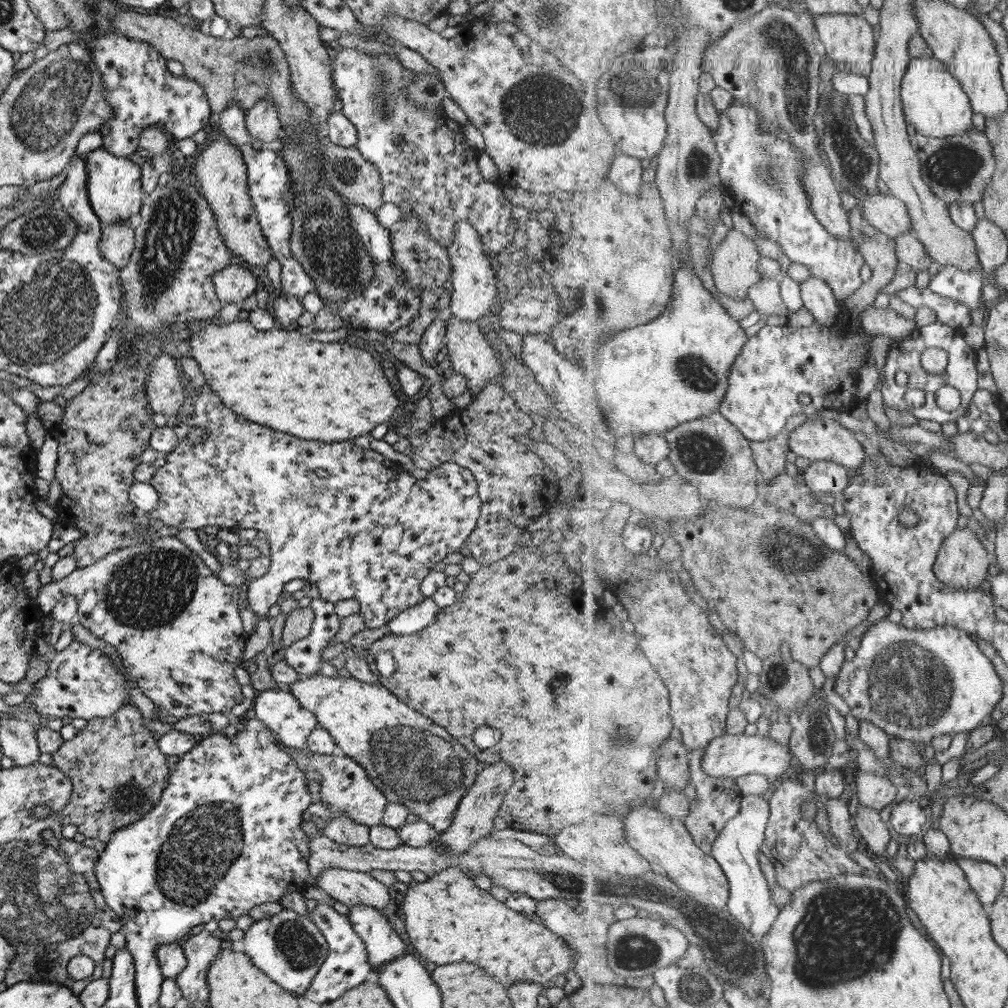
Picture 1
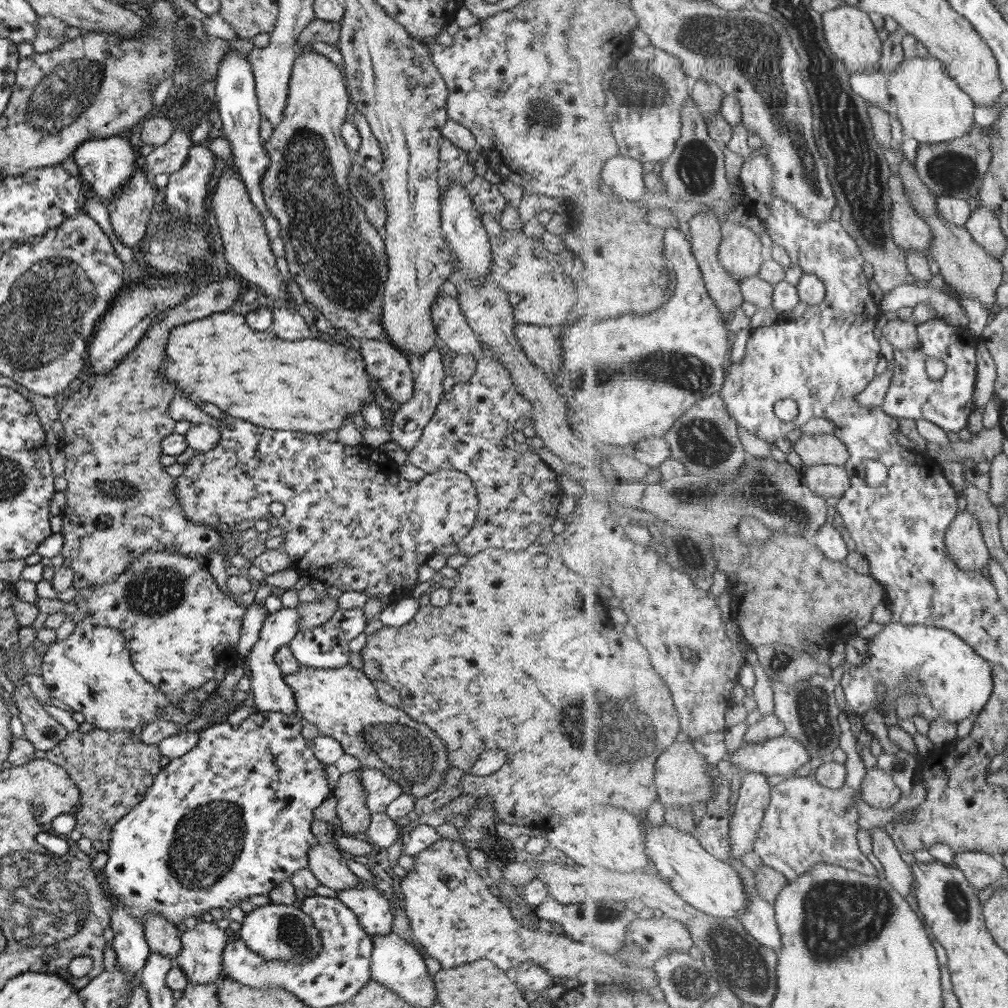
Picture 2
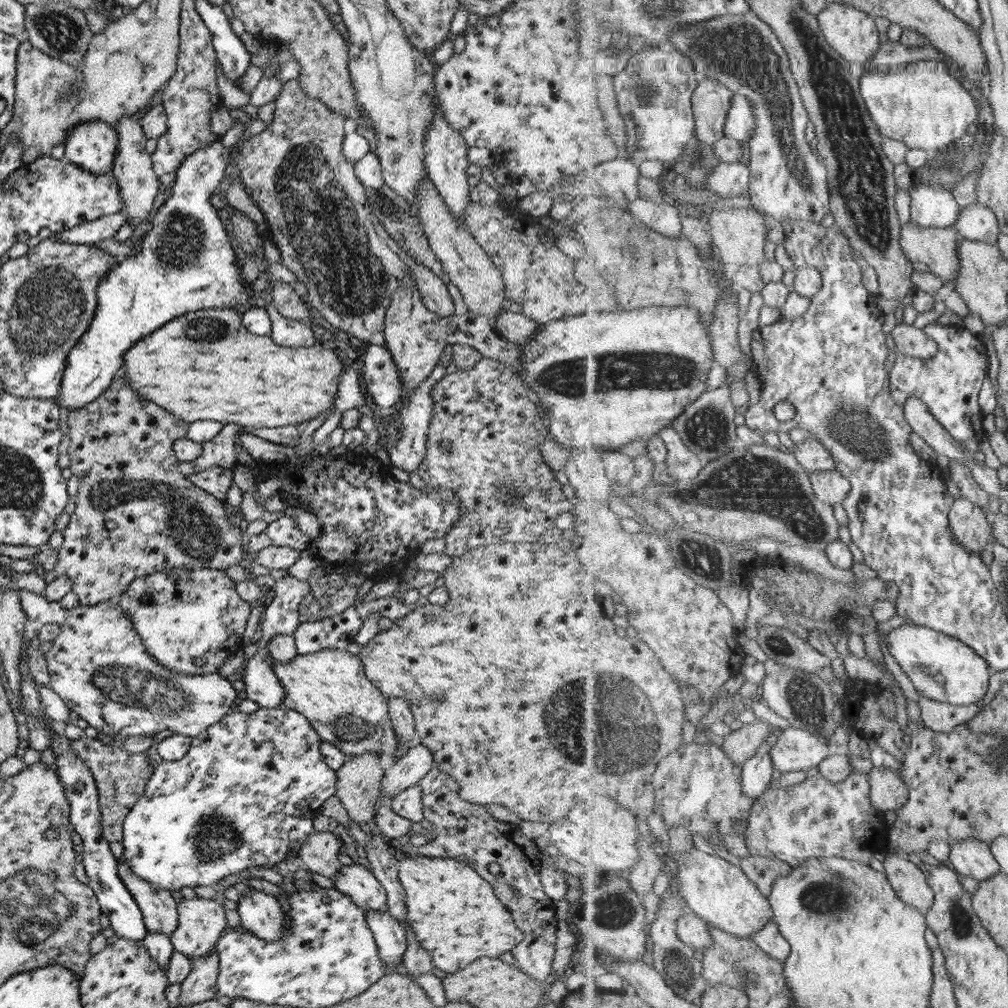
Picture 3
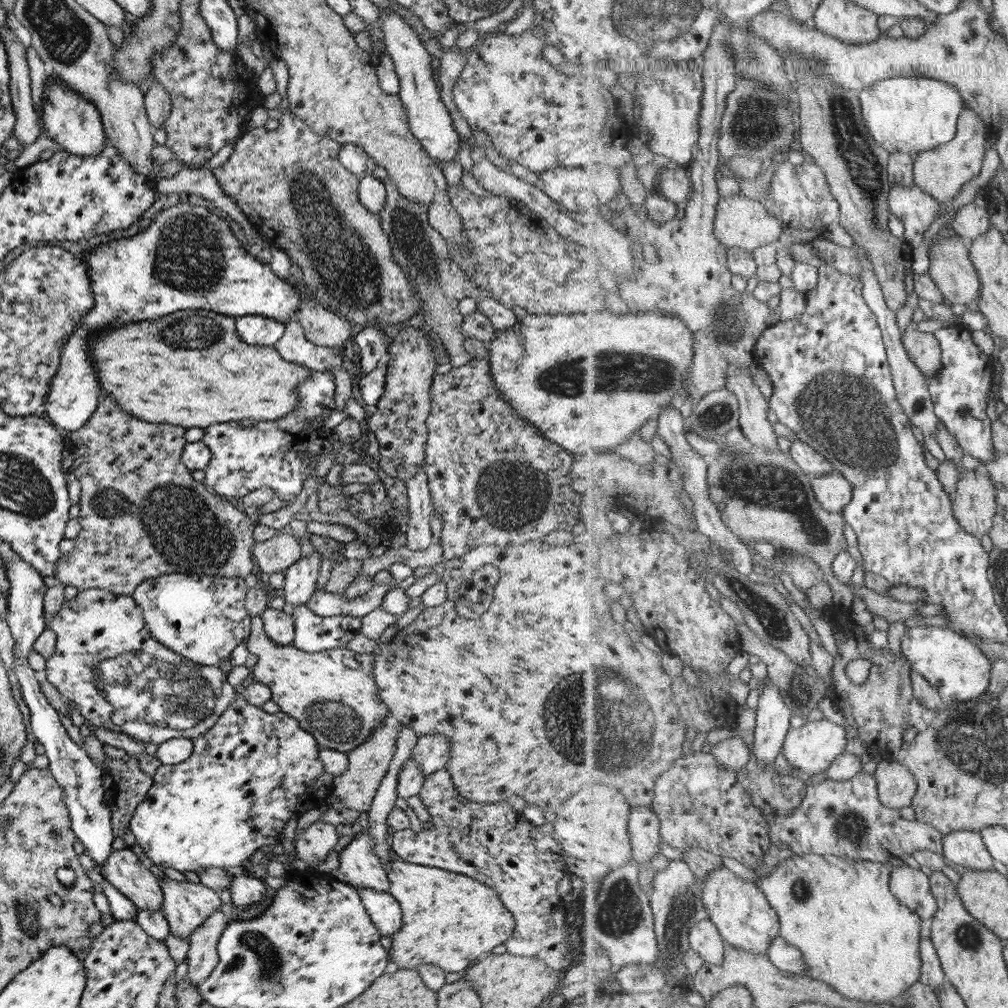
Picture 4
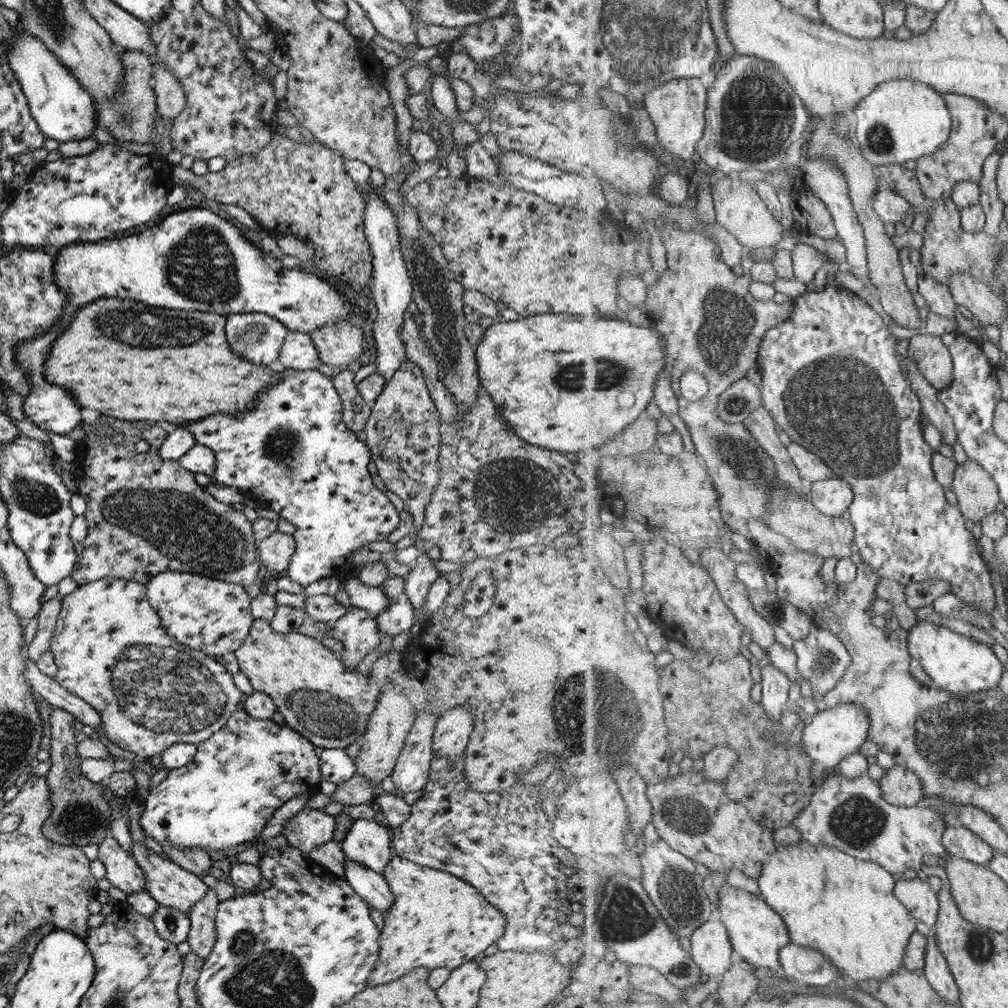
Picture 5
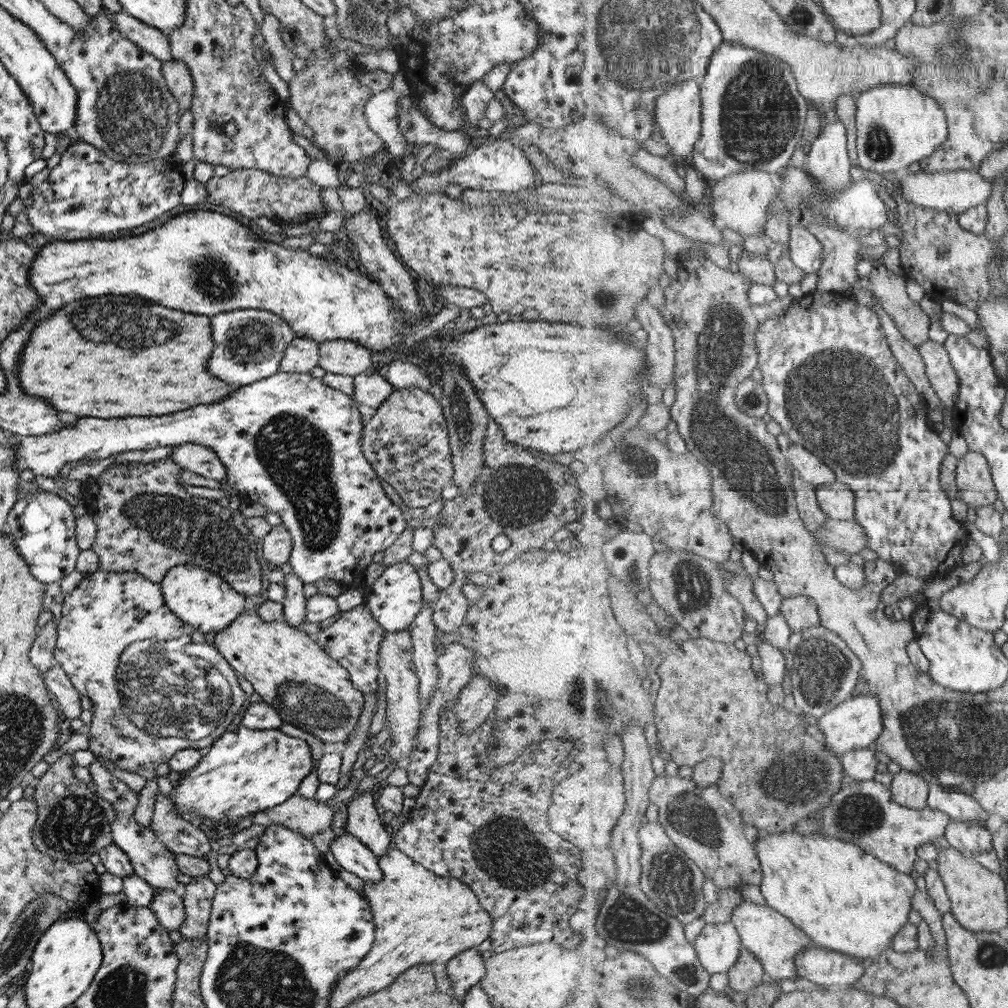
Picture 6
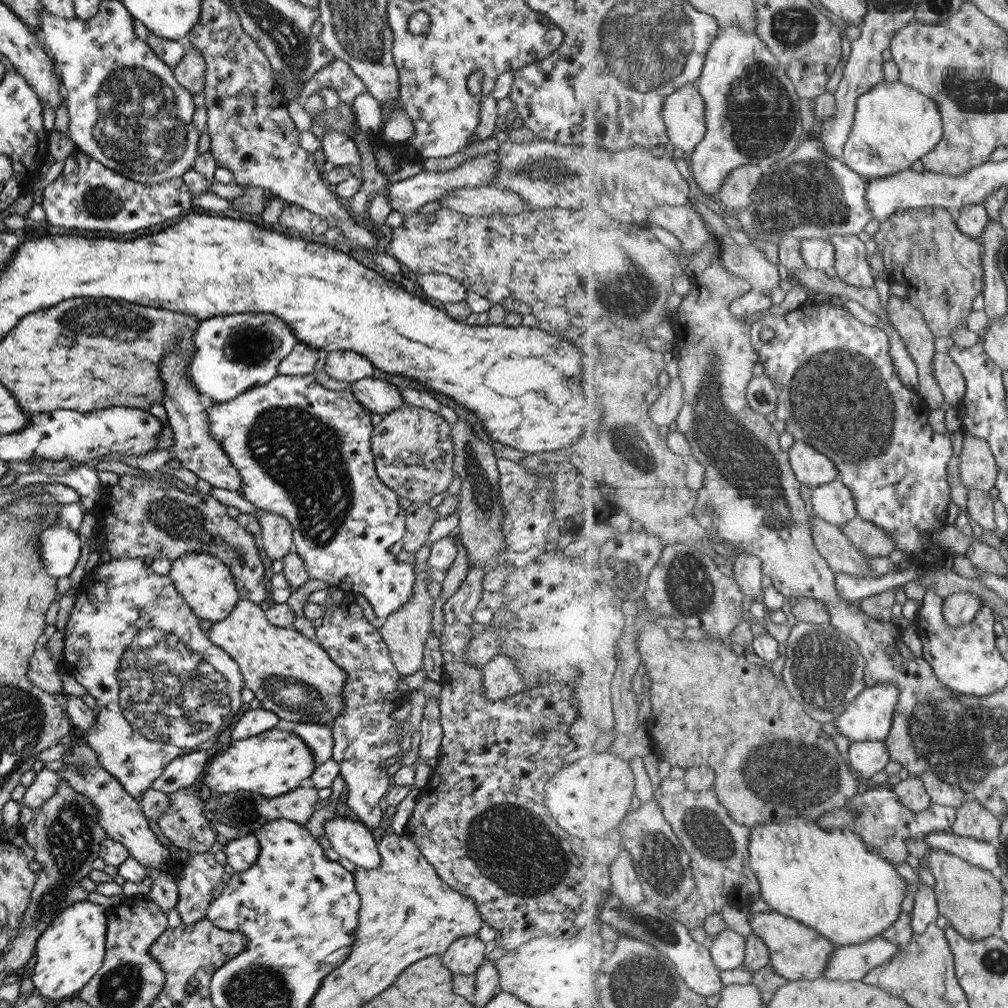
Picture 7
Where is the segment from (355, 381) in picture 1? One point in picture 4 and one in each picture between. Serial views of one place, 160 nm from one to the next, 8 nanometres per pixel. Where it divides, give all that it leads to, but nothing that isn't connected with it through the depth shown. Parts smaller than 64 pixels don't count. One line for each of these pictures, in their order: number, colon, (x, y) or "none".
2: (309, 385)
3: (203, 365)
4: (190, 369)

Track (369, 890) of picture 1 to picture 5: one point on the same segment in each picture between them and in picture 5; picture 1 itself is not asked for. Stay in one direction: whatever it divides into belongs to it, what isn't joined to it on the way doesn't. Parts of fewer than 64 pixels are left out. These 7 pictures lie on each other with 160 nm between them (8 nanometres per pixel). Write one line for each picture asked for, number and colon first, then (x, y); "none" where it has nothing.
2: (324, 861)
3: (318, 851)
4: (311, 844)
5: (309, 828)

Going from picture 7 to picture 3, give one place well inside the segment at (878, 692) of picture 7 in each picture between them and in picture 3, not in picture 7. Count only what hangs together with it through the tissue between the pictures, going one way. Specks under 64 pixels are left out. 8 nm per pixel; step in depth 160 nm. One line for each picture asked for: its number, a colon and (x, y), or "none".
3: (797, 749)
4: (812, 748)
5: (833, 734)
6: (857, 723)

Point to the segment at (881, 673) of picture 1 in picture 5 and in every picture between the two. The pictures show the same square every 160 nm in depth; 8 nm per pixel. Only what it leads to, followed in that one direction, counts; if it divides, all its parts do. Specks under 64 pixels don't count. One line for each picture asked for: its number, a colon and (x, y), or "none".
2: (928, 671)
3: (945, 669)
4: (957, 667)
5: (957, 664)

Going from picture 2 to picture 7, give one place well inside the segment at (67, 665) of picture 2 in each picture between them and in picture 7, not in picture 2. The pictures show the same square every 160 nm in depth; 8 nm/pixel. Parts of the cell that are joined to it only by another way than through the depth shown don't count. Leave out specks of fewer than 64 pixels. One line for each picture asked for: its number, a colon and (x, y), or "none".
3: (97, 665)
4: (104, 664)
5: (109, 649)
6: (155, 685)
7: (163, 689)

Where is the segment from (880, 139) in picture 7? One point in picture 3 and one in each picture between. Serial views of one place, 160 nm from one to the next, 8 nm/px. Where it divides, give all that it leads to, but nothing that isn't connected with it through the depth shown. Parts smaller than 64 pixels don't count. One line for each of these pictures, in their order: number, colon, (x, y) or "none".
3: (923, 104)
4: (913, 115)
5: (901, 120)
6: (898, 125)

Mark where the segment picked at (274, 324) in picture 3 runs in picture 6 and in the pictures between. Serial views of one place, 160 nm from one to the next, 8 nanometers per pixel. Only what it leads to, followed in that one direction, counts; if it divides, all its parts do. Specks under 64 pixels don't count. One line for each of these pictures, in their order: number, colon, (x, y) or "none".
4: (292, 346)
5: (297, 352)
6: (301, 354)

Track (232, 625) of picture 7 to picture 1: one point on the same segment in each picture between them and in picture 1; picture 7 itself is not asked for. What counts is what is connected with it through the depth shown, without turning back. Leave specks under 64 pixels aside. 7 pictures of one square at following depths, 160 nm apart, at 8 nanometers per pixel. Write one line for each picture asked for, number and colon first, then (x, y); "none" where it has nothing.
1: (412, 761)
2: (341, 703)
3: (329, 688)
4: (331, 694)
5: (328, 705)
6: (288, 669)

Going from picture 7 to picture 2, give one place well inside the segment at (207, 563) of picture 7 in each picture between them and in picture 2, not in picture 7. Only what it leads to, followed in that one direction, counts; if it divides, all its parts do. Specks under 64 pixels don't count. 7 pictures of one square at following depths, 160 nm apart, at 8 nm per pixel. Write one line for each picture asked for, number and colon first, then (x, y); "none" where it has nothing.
2: (181, 629)
3: (180, 614)
4: (201, 618)
5: (212, 616)
6: (203, 601)

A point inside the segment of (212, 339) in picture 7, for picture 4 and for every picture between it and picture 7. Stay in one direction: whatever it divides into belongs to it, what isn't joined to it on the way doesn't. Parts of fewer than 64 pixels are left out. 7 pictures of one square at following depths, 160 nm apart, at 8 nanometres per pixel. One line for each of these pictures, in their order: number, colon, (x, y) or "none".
4: (252, 329)
5: (255, 336)
6: (248, 344)

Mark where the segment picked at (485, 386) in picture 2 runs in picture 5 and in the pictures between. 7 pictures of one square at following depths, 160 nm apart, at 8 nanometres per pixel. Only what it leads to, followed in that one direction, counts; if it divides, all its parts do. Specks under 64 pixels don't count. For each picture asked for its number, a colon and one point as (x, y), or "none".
3: (481, 443)
4: (493, 479)
5: (494, 491)

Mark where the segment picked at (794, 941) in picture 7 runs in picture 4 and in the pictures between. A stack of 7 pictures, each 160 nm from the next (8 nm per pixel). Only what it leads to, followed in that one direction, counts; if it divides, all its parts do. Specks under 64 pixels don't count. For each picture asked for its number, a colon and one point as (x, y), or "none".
4: (746, 919)
5: (758, 932)
6: (773, 937)

